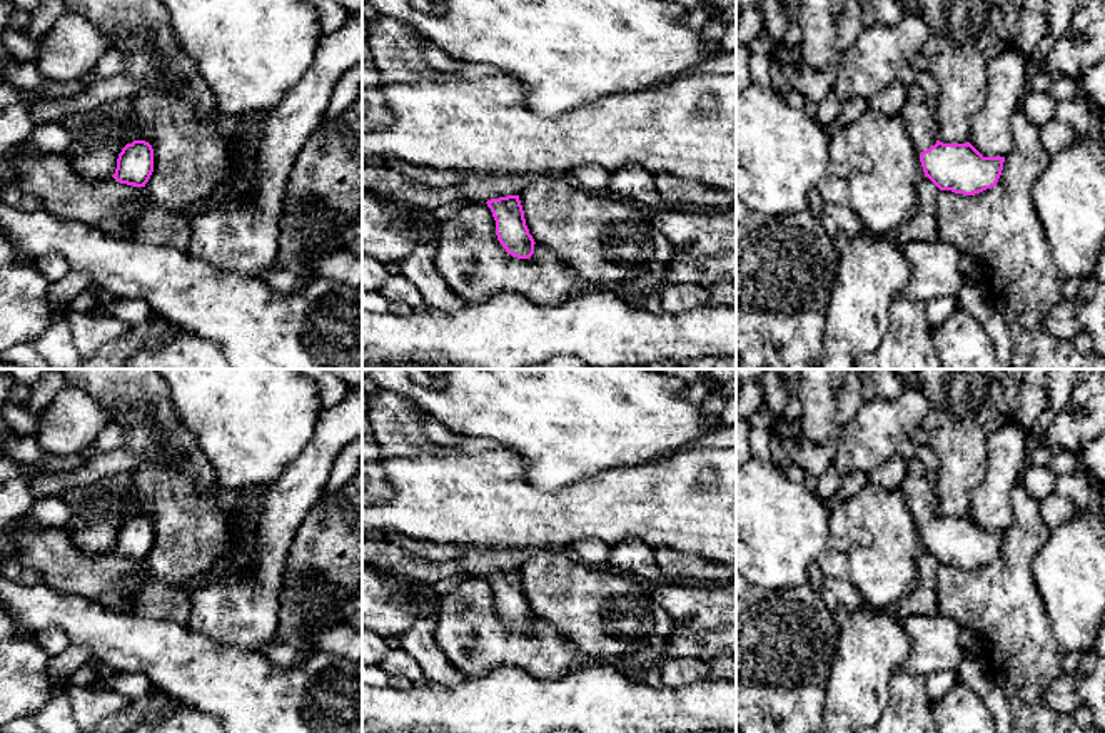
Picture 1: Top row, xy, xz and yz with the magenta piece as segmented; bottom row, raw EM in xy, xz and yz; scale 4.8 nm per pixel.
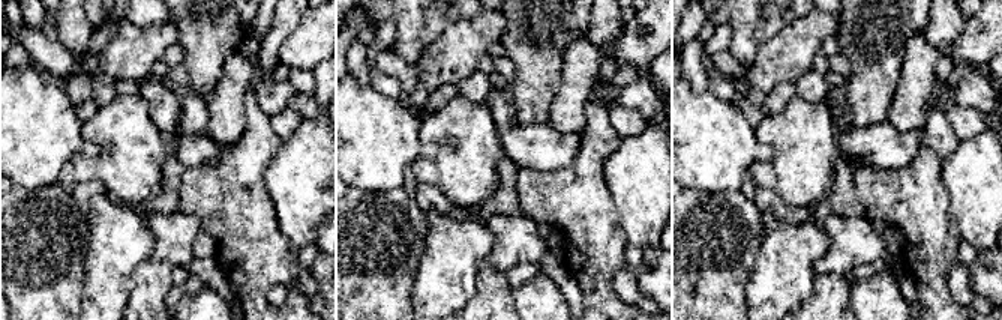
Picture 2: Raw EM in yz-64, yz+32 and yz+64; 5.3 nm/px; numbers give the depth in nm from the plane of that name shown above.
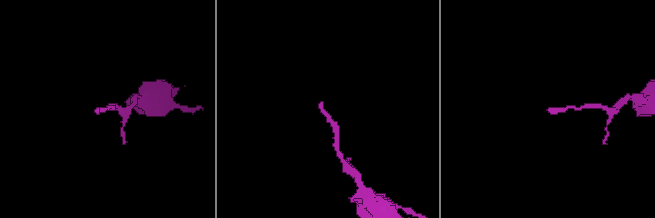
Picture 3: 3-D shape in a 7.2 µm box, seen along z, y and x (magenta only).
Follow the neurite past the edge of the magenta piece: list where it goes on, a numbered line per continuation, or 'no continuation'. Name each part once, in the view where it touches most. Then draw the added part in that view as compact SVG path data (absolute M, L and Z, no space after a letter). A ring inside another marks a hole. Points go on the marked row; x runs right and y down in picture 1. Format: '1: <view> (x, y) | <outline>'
1: yz (918, 116) | M908 97L900 115L918 154L936 144L933 105L930 102L918 102Z

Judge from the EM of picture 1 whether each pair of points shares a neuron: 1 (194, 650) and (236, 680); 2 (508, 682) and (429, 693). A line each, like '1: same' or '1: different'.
1: same
2: same

